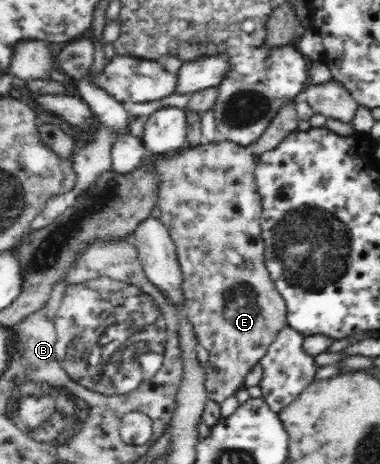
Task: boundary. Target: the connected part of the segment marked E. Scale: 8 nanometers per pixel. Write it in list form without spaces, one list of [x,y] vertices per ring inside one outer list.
[[[217,138],[212,143],[204,142],[197,144],[197,146],[189,147],[188,149],[181,149],[174,155],[165,155],[165,158],[159,160],[151,159],[150,161],[143,161],[147,169],[152,170],[153,173],[159,177],[157,182],[157,190],[160,193],[157,196],[156,205],[161,211],[160,221],[164,223],[165,228],[170,233],[173,243],[176,245],[177,257],[179,264],[181,264],[182,277],[185,278],[185,284],[182,284],[182,292],[185,294],[186,300],[186,314],[189,317],[188,321],[193,325],[194,333],[198,338],[198,344],[201,344],[207,352],[209,352],[208,360],[205,365],[206,382],[205,387],[208,394],[209,401],[221,404],[227,400],[229,396],[233,396],[238,388],[243,385],[243,378],[251,373],[257,362],[261,360],[261,356],[267,353],[267,346],[273,342],[285,326],[288,326],[287,319],[288,308],[284,299],[280,296],[279,291],[275,289],[272,278],[270,278],[268,268],[265,267],[264,262],[264,239],[260,227],[260,216],[262,211],[262,202],[258,196],[256,178],[254,175],[257,159],[249,151],[248,147],[241,146],[233,141],[225,141]]]

